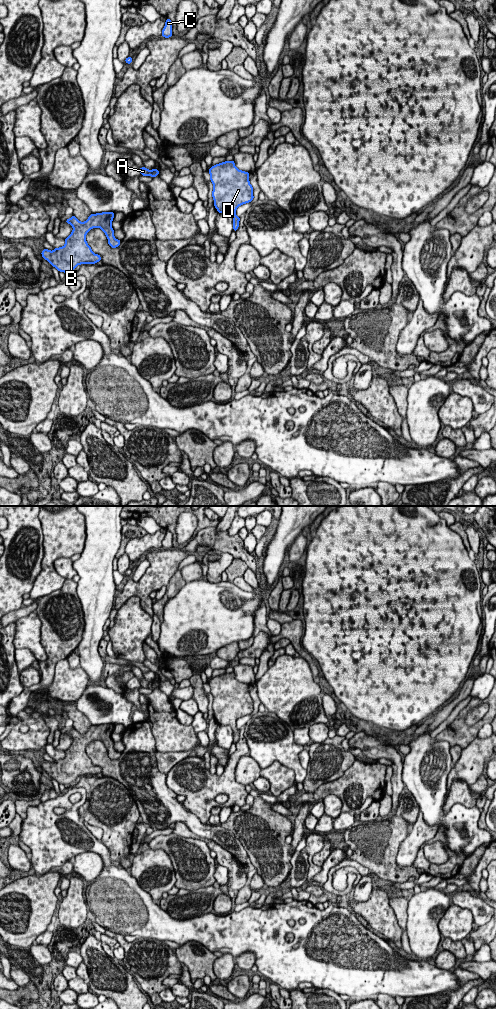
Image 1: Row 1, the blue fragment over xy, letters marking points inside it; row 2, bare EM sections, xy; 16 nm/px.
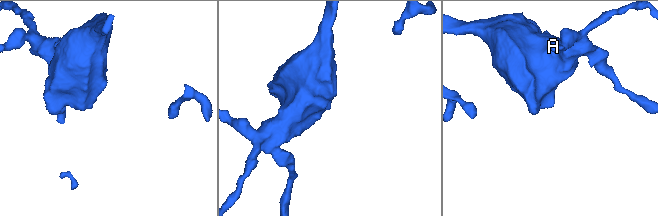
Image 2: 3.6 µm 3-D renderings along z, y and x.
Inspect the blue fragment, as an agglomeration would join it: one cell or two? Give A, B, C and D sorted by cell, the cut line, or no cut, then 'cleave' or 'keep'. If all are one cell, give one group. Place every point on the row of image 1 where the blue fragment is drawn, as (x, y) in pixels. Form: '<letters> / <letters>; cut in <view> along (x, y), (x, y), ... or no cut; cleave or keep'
A B C / D; cut in xy along (149, 170), (147, 175); cleave

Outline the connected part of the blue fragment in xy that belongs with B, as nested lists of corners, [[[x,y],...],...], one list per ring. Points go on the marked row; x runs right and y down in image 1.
[[[114,212],[91,213],[85,222],[80,222],[73,215],[65,221],[73,227],[71,234],[65,238],[65,245],[54,248],[53,251],[43,249],[42,257],[59,272],[64,272],[67,275],[79,264],[95,264],[101,261],[101,256],[95,254],[88,245],[86,235],[91,229],[100,228],[105,233],[109,246],[118,247],[121,240],[114,236],[114,229],[112,228],[114,215]]]

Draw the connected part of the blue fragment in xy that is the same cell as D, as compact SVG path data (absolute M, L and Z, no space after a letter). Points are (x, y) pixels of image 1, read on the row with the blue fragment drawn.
M232 160L210 167L209 174L213 183L214 206L218 213L229 213L232 216L233 230L236 232L240 221L236 209L254 199L249 172L239 170Z

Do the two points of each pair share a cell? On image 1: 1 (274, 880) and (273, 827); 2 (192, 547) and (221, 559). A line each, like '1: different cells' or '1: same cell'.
1: same cell
2: different cells

